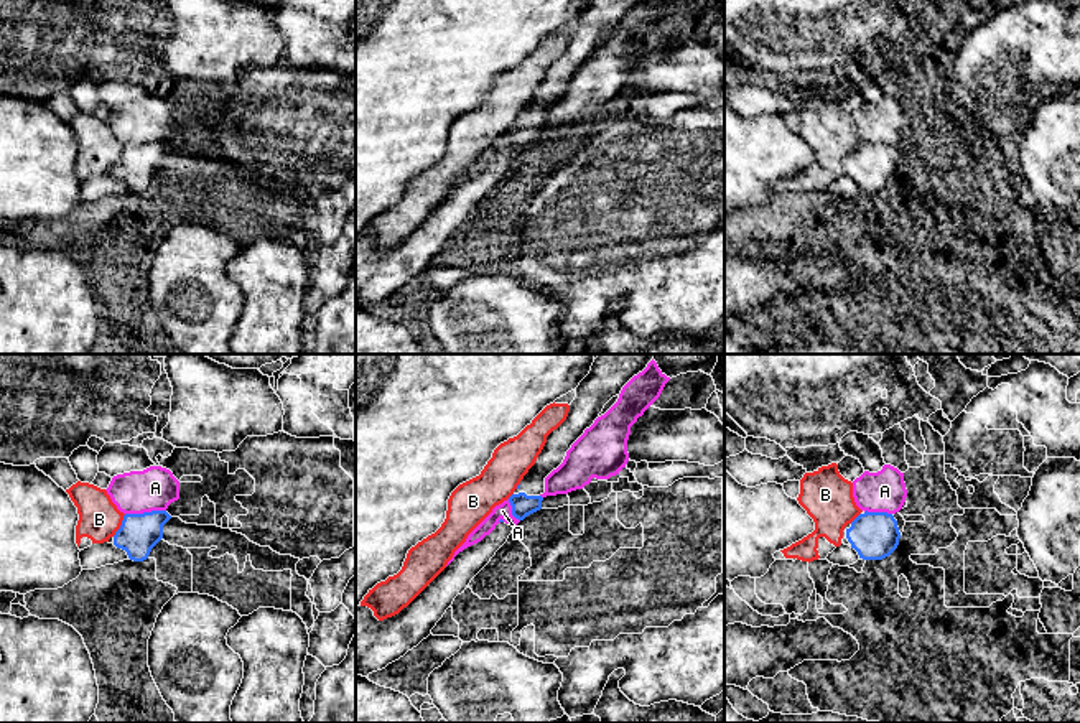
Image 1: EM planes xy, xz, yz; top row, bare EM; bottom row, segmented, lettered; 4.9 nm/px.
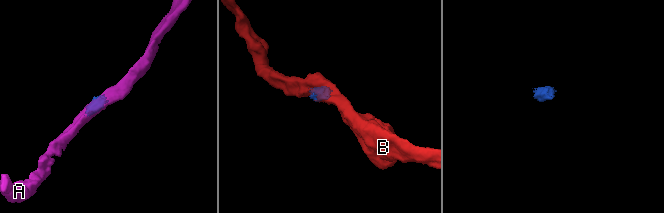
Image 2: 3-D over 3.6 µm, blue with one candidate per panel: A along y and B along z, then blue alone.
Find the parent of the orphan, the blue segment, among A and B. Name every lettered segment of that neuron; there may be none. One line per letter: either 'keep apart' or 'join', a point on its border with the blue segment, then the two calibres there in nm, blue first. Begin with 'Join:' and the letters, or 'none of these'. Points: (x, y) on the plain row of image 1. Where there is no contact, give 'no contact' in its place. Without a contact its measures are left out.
Join: none of these
A: keep apart | xy (145, 144) | 190/220 nm
B: keep apart | xy (121, 157) | 190/200 nm

